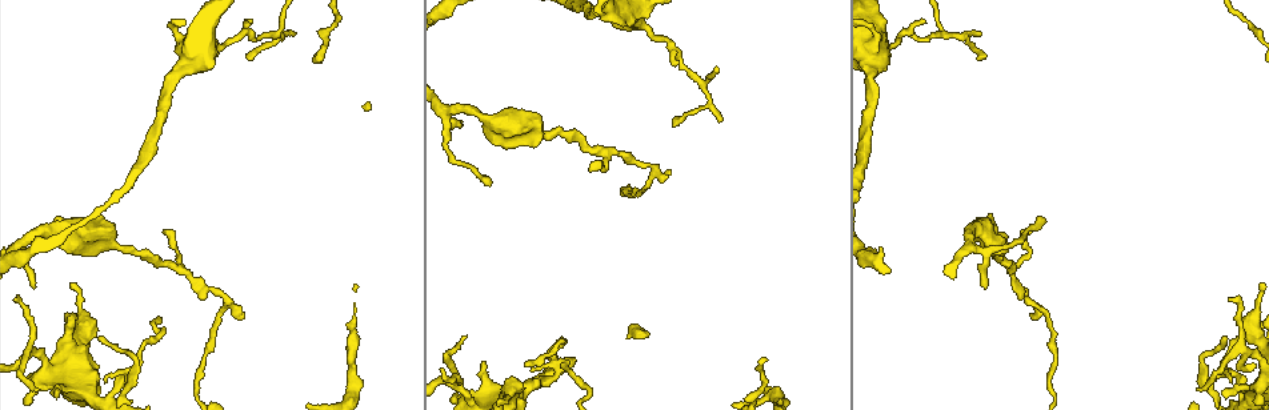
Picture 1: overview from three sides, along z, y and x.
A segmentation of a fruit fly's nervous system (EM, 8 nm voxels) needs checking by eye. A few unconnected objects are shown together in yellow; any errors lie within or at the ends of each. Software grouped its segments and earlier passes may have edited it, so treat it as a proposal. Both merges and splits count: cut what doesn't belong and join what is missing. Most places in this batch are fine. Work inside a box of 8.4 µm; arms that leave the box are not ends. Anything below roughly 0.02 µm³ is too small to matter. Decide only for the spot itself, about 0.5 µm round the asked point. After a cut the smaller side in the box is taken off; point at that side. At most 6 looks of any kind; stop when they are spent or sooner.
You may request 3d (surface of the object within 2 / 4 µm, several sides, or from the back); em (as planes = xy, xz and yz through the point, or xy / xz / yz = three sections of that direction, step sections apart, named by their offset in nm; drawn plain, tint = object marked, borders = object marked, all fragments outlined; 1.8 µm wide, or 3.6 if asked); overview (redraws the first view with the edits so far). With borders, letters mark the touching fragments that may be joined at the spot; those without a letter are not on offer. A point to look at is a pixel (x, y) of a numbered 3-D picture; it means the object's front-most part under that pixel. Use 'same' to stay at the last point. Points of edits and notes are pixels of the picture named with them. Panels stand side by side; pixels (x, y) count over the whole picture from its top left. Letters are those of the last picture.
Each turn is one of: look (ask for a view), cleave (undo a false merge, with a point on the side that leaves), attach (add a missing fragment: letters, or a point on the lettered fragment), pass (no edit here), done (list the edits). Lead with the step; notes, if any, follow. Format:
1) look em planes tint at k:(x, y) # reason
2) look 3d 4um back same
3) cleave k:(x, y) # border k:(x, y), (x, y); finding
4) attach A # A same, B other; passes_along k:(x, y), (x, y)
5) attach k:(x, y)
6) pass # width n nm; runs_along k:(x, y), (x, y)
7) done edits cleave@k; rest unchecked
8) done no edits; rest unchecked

look 3d 4um at 1:(227, 301) # abrupt turn

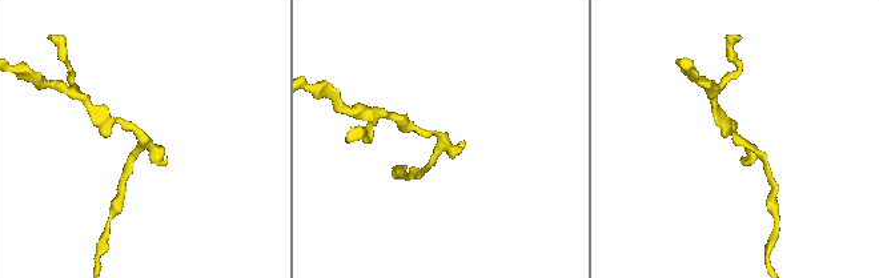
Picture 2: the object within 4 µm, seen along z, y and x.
look em planes borders at 2:(441, 135) # now the EM

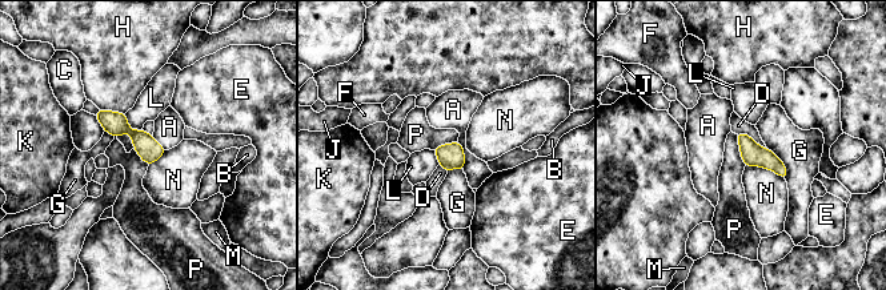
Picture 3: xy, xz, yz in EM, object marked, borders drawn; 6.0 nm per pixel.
pass # A other, B other, C other, D other, E other, F other, G other, H other, J other, K other, L other, M other, N other, P other; border 3:(736, 135), (740, 156), (745, 165); one neuron here

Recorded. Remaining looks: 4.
look em xz step 4 borders at 1:(550, 135) # calibre changes

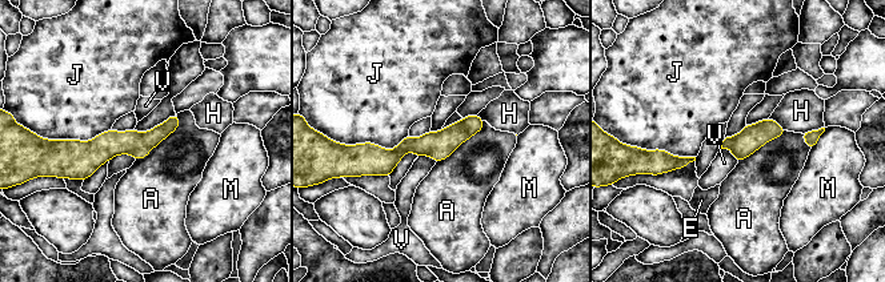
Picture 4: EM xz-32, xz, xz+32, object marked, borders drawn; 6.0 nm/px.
pass # A other, E other, H other, J other, M other, V other; runs_along 4:(479, 123), (443, 144), (361, 149); one neuron here

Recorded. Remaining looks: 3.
look em planes borders at 1:(58, 394) # branch stops here

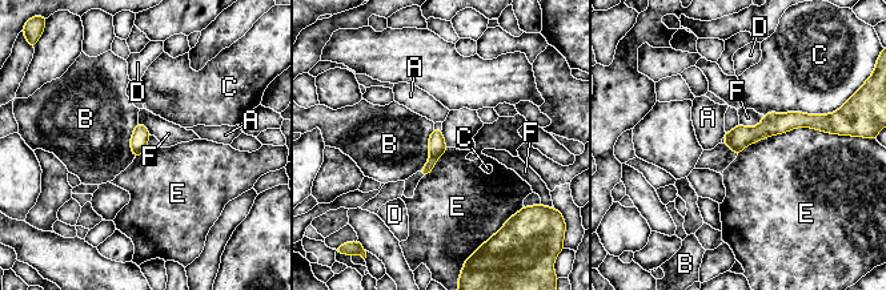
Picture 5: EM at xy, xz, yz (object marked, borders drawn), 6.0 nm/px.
pass # width 110 nm; A other, B other, C other, D other, E other, F other; border 5:(832, 133), (793, 128), (737, 156); none of them fits

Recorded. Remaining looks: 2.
done no edits; rest unchecked

